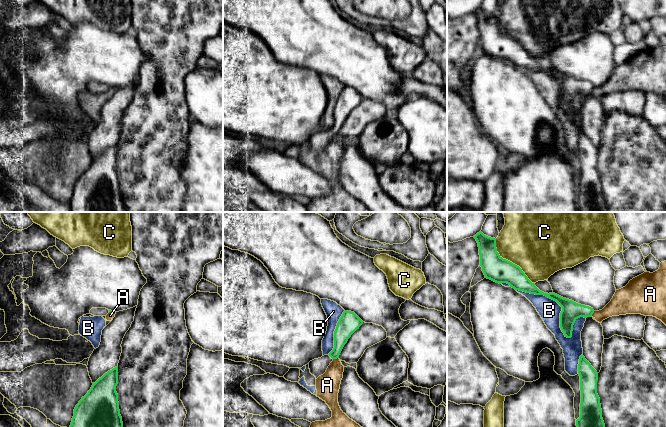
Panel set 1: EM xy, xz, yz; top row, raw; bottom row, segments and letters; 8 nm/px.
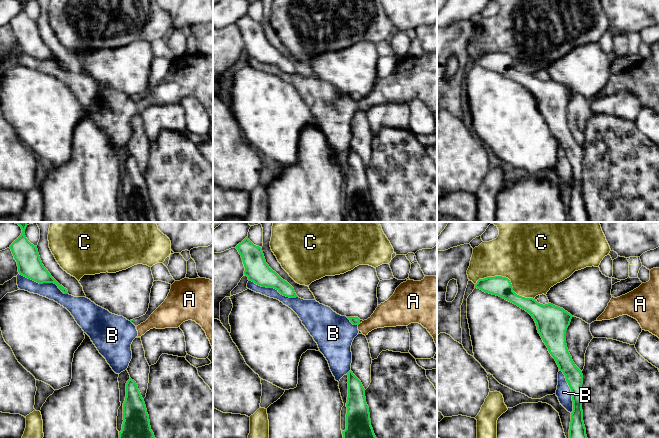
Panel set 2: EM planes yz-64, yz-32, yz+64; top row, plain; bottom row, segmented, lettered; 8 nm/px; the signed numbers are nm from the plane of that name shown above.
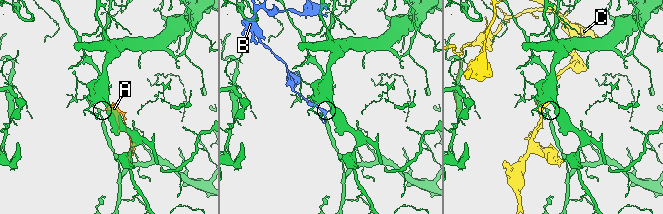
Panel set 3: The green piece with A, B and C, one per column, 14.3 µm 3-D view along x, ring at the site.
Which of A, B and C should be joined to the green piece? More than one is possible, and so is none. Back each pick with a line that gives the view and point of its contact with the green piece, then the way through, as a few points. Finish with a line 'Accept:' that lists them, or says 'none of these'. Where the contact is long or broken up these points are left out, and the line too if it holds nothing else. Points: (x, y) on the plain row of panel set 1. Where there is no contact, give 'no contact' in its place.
Accept: none of these

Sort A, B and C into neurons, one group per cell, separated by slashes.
A B / C

